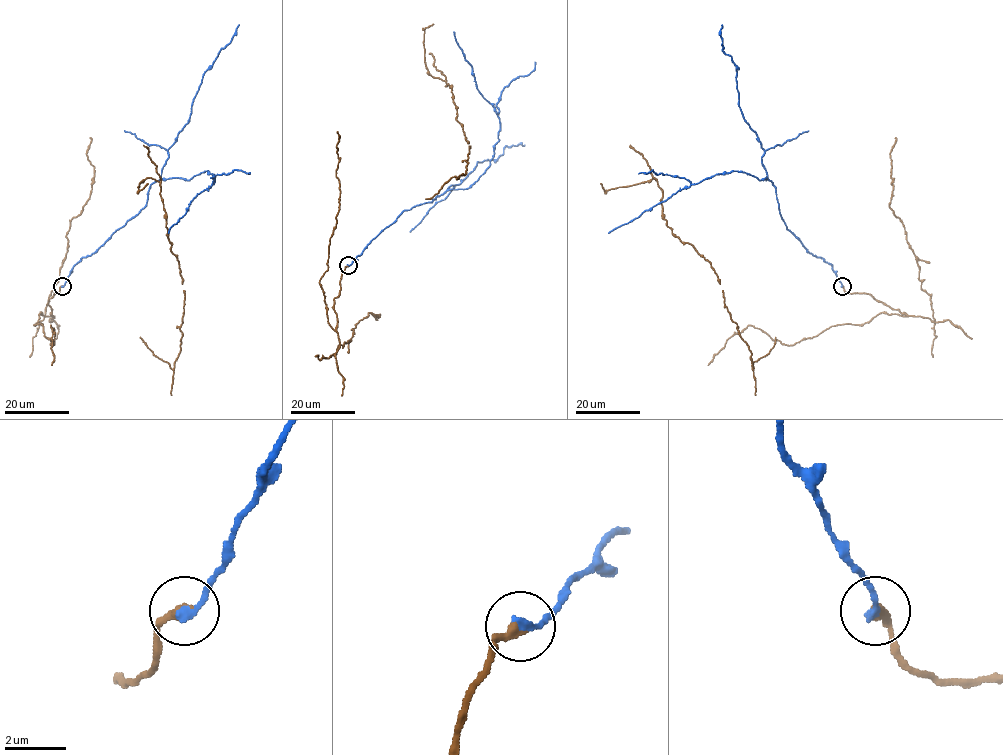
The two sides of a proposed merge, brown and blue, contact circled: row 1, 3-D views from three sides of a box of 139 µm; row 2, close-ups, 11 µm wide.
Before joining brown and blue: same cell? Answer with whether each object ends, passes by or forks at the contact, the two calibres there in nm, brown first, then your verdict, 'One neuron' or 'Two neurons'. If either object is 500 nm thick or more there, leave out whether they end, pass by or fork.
At the ring brown ends. At the ring blue ends. Thickness 280 nm (brown) against 320 nm. One neuron

